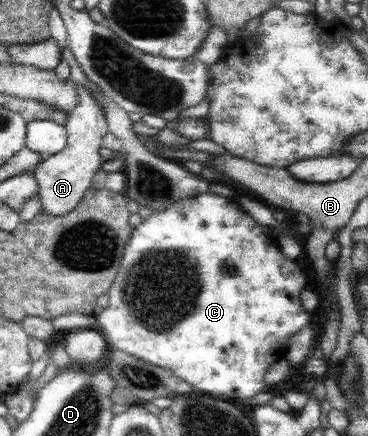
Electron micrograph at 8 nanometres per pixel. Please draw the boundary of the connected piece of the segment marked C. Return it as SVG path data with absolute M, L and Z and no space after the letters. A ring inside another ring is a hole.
M210 191L195 197L185 197L163 210L155 210L151 216L142 219L141 225L132 230L131 237L125 247L125 261L121 262L115 281L109 289L109 307L96 315L95 324L103 331L109 348L121 350L137 359L145 360L157 367L170 369L177 377L192 385L203 393L211 393L211 397L223 396L225 399L249 399L265 389L265 372L269 365L286 357L288 341L303 326L310 325L310 315L302 309L300 293L305 292L307 279L295 260L288 258L279 247L276 238L267 235L259 225L234 199L220 196Z

